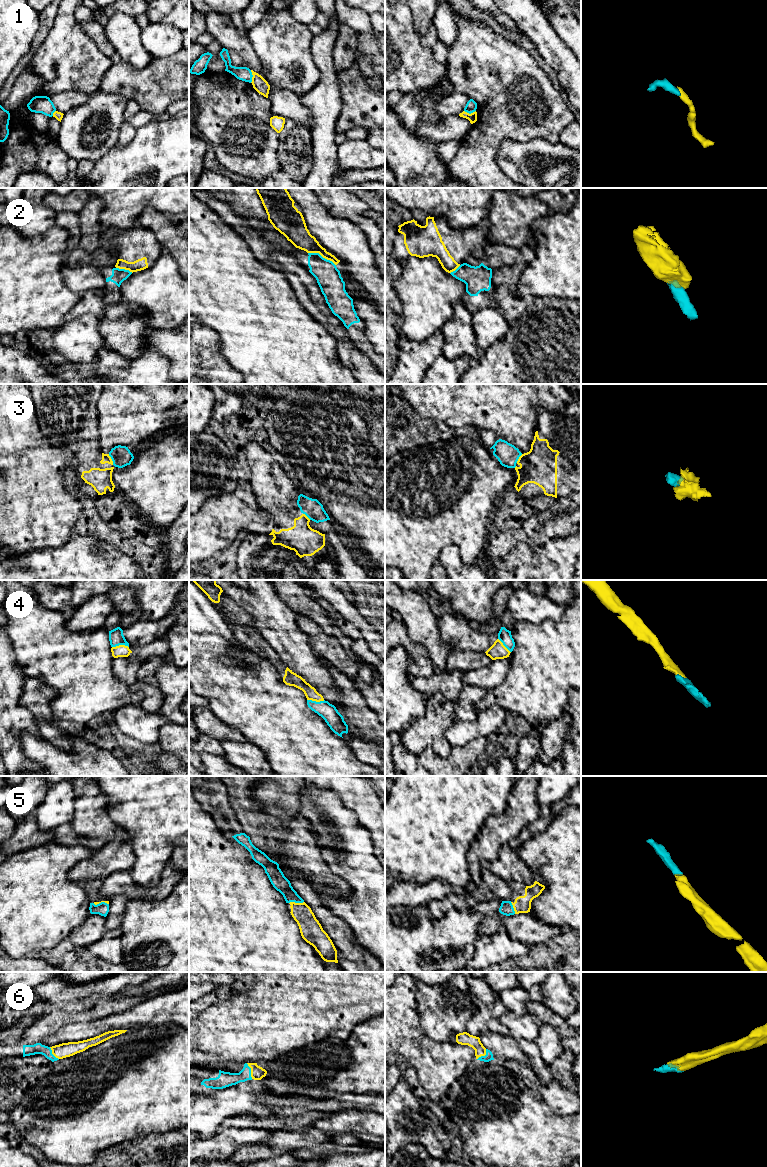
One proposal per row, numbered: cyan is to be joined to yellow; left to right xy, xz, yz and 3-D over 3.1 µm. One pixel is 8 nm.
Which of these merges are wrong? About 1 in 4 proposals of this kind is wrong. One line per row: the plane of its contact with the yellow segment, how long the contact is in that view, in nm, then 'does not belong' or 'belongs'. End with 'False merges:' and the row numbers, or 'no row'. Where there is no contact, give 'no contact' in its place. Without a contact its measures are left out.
1: meets yellow in xz; contact 100 nm long; belongs
2: meets yellow in xz; contact 240 nm long; does not belong
3: meets yellow in xy; contact 100 nm long; belongs
4: meets yellow in xz; contact 140 nm long; belongs
5: meets yellow in xz; contact 120 nm long; belongs
6: meets yellow in xz; contact 140 nm long; belongs
False merges: 2

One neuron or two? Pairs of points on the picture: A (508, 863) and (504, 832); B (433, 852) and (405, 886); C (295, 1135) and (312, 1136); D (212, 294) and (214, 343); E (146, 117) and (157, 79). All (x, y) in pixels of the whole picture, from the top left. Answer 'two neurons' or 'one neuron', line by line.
A: two neurons
B: two neurons
C: one neuron
D: two neurons
E: two neurons

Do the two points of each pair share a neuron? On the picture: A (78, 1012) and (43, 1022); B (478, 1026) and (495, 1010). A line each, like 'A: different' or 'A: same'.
A: same
B: different

